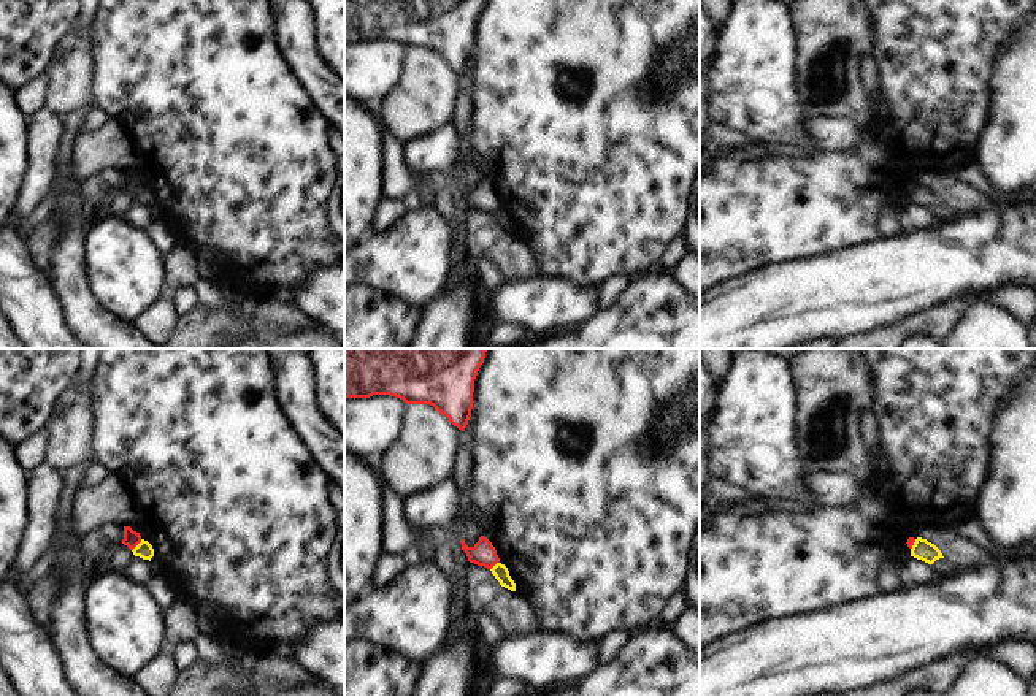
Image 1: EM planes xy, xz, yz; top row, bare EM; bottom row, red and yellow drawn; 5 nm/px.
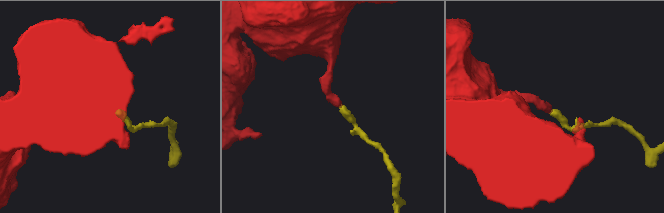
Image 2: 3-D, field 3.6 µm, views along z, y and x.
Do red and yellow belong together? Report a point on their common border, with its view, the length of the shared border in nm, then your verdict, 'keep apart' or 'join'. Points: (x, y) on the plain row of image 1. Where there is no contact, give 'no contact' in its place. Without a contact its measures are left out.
xy (137, 189) | 80 nm | keep apart

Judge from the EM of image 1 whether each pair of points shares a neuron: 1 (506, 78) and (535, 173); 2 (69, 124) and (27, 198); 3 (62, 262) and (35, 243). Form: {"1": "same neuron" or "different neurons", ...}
{"1": "same neuron", "2": "different neurons", "3": "different neurons"}

